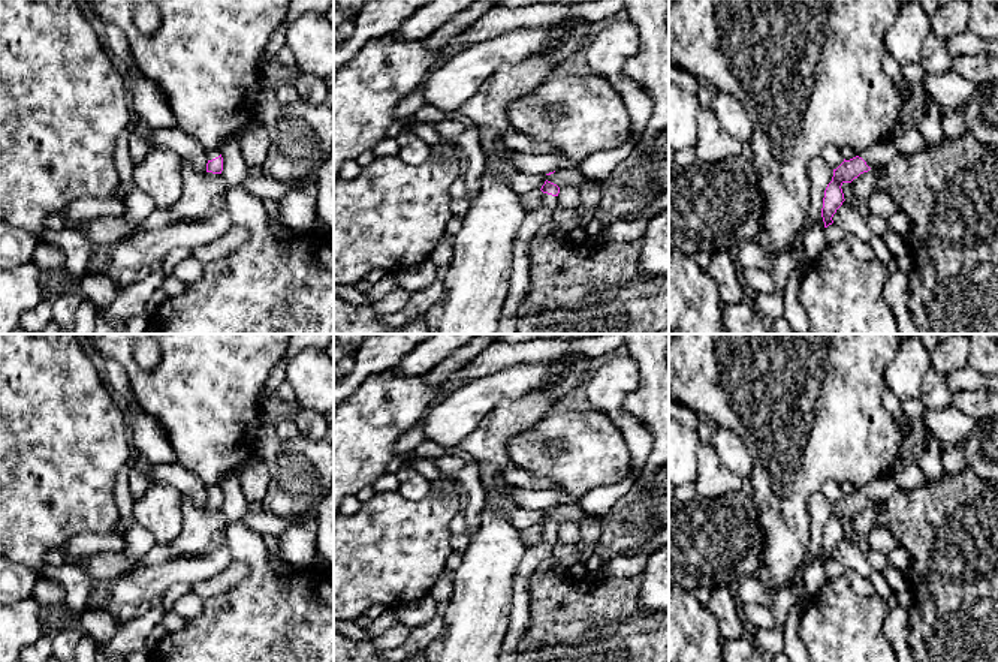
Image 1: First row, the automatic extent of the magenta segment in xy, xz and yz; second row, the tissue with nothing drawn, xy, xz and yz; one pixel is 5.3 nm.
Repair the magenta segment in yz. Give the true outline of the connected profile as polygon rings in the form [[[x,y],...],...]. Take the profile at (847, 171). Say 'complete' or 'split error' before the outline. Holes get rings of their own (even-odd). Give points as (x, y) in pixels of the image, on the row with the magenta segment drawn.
split error | [[[887,136],[862,153],[857,153],[853,159],[845,160],[833,169],[832,181],[827,184],[823,198],[821,217],[824,228],[833,223],[832,217],[842,205],[844,193],[841,186],[851,183],[860,174],[868,172],[872,168],[887,166],[898,157],[898,150],[893,144],[893,136]]]

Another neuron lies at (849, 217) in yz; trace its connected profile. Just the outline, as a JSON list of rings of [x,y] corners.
[[[844,201],[833,214],[832,220],[833,225],[839,226],[845,234],[851,234],[865,243],[869,243],[872,238],[866,214],[863,214],[854,204]]]

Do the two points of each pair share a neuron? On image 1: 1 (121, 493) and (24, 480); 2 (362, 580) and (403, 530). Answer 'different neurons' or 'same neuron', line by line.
1: different neurons
2: same neuron

